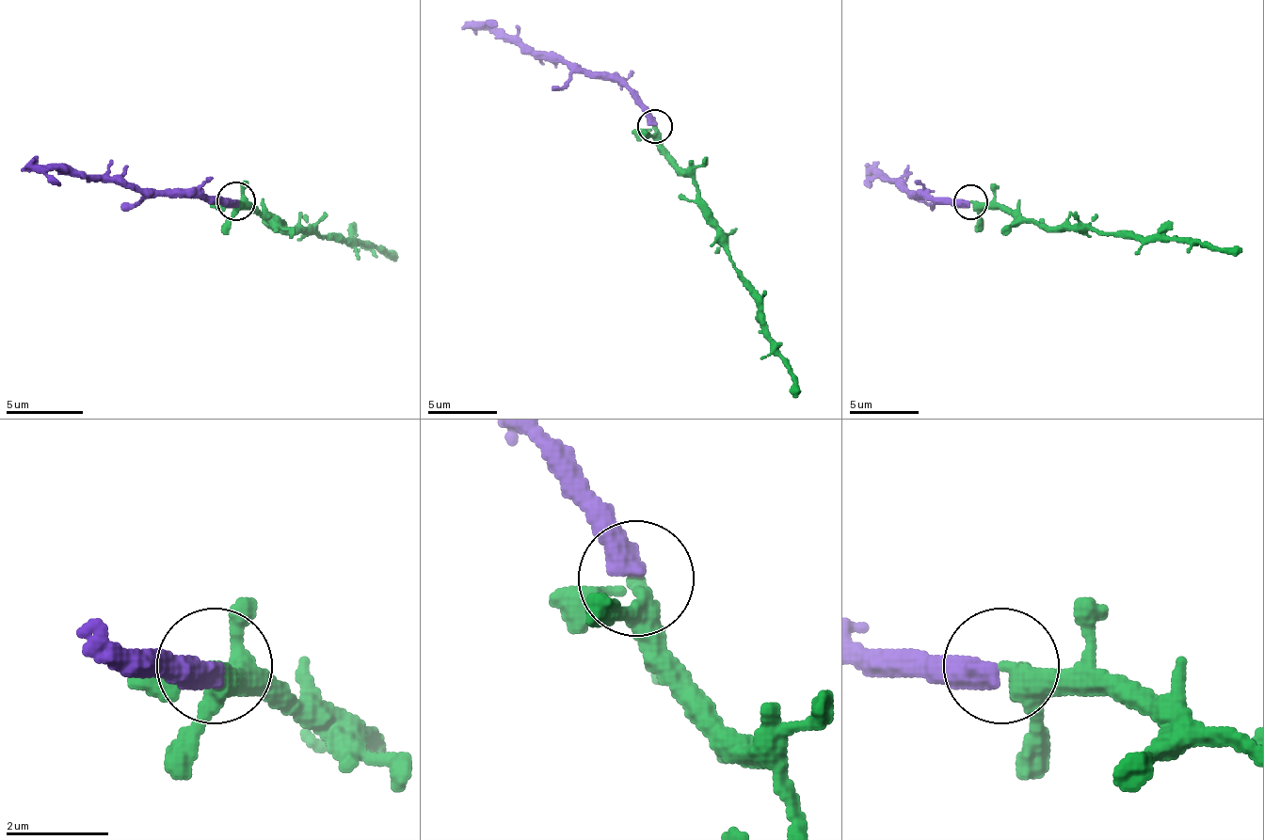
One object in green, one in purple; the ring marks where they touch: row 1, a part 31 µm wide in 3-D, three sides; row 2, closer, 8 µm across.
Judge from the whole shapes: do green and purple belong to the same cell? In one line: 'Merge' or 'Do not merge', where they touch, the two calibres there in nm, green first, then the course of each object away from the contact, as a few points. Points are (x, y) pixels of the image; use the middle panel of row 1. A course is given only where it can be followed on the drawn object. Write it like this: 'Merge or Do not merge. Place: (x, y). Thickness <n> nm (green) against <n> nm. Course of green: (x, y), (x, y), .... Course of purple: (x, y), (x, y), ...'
Merge. Place: (654, 126). Thickness 240 nm (green) against 440 nm. Course of green: (653, 125), (657, 146), (688, 177), (737, 277), (758, 302), (761, 333), (786, 364), (796, 396). Course of purple: (653, 125), (650, 111), (616, 80), (574, 73), (564, 63), (536, 59), (488, 28), (463, 24)

